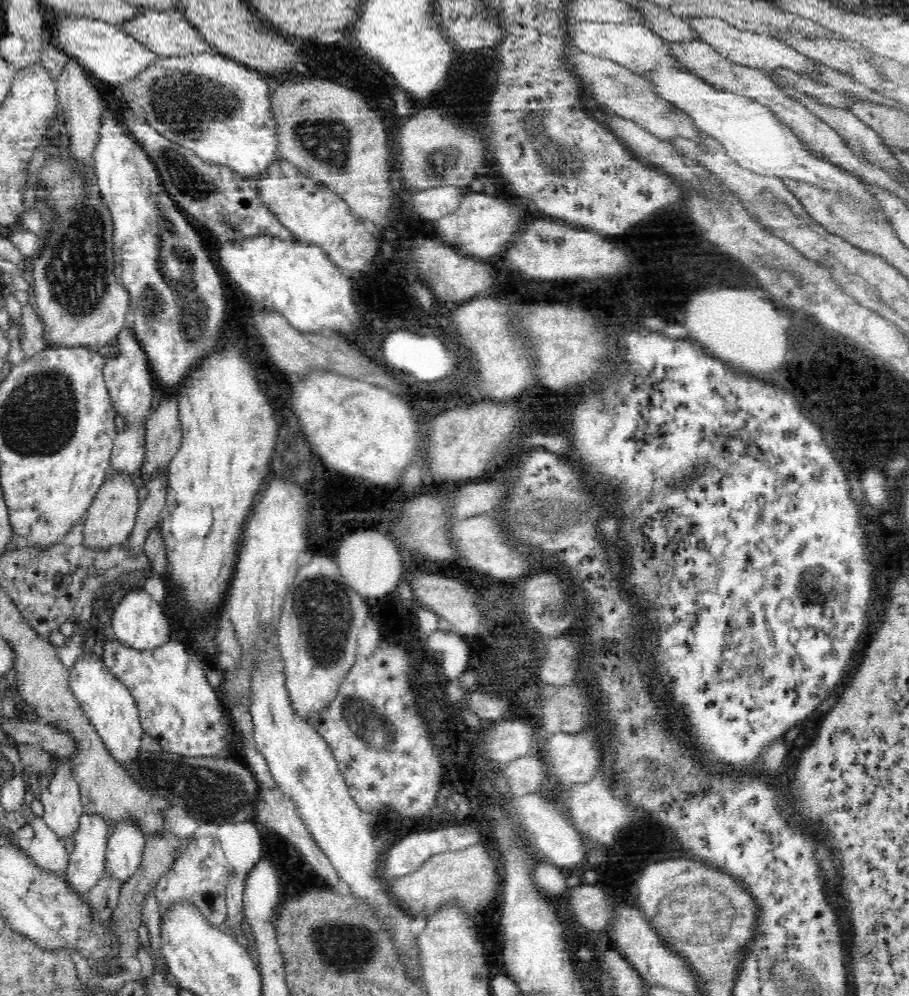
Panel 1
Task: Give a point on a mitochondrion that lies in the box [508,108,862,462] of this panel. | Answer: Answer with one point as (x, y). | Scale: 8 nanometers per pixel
(561, 165)

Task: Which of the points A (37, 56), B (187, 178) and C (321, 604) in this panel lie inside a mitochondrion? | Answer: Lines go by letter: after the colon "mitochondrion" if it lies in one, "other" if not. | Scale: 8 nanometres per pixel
A: other
B: mitochondrion
C: mitochondrion

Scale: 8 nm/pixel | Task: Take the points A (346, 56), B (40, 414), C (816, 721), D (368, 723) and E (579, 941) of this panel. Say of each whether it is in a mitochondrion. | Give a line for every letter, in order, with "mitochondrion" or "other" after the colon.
A: other
B: mitochondrion
C: other
D: mitochondrion
E: other

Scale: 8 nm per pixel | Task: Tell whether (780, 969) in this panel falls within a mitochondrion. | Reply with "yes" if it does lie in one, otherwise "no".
yes

